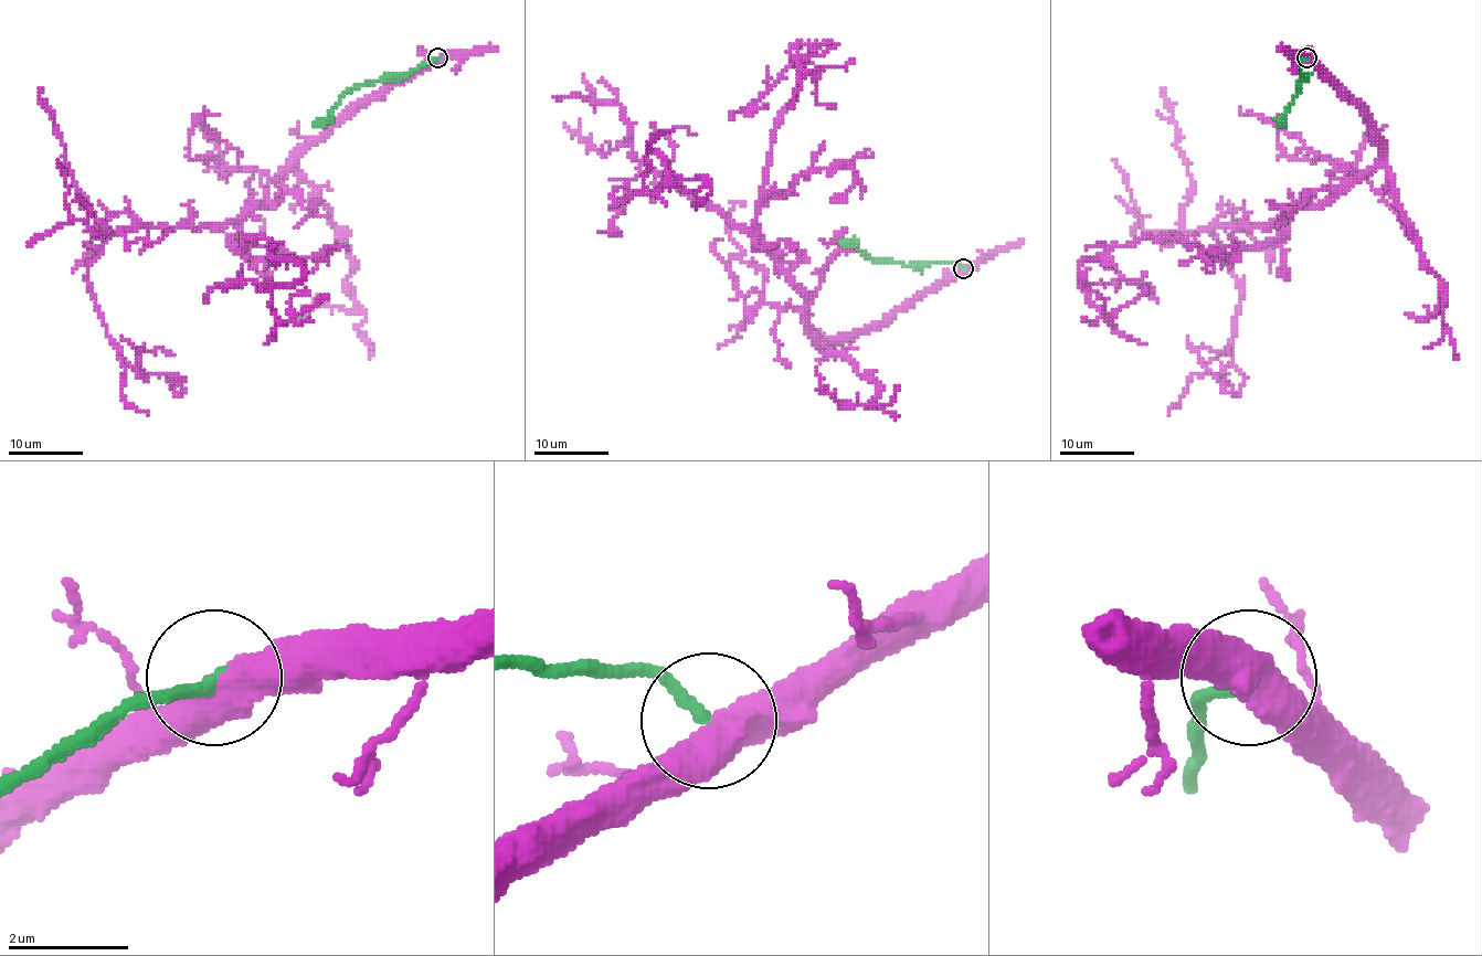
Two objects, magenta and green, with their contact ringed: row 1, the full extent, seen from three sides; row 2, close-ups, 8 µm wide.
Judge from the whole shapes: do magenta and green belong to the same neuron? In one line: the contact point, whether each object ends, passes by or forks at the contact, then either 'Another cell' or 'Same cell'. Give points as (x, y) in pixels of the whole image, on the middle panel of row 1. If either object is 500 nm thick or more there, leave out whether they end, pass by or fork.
Place: (963, 268). Another cell

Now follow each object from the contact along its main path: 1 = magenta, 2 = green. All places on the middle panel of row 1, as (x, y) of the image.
1: (964, 268), (821, 340), (807, 297), (718, 210), (649, 171), (612, 198), (702, 177), (708, 195), (691, 204)
2: (964, 268), (956, 263), (941, 261), (927, 265), (876, 261), (849, 242), (838, 241)

